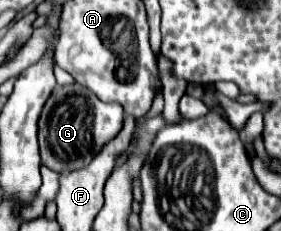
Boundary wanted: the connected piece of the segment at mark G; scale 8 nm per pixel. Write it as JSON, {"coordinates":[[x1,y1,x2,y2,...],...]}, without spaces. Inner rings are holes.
{"coordinates":[[77,83,59,87,57,91,51,93,39,117,39,149,41,149,43,165,57,173,69,173,75,169,83,169,103,149,105,141,111,141,121,131,121,121,123,121,123,109,119,103,103,103,89,89]]}

